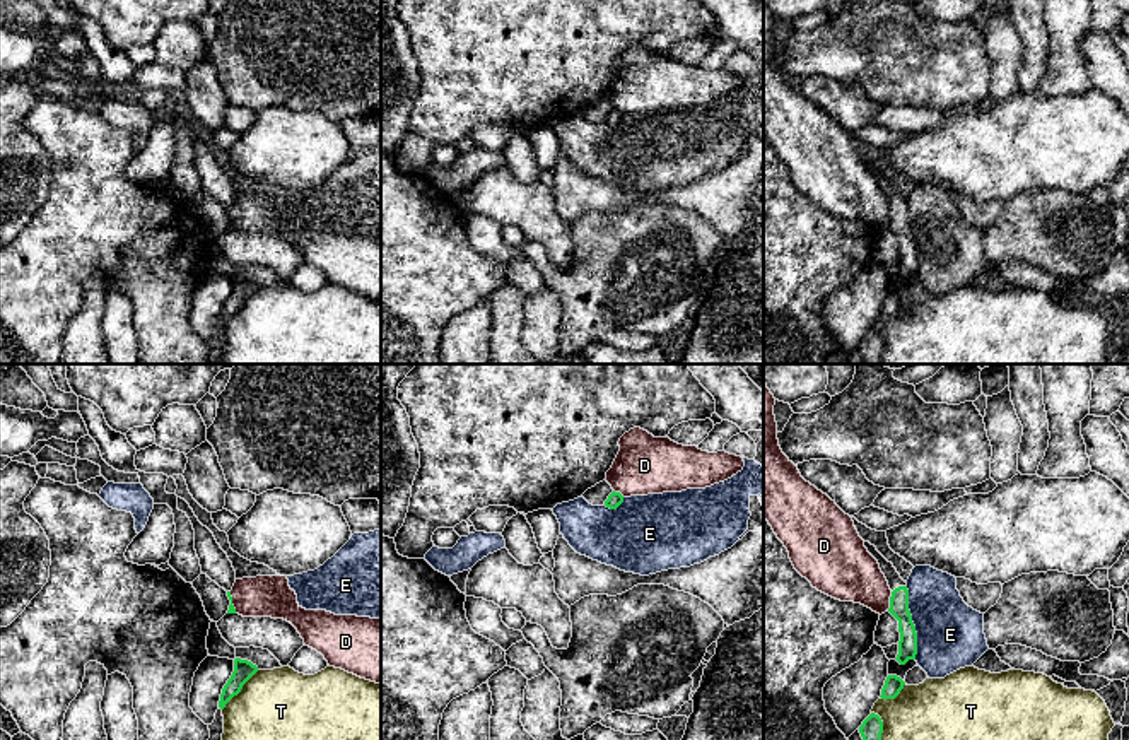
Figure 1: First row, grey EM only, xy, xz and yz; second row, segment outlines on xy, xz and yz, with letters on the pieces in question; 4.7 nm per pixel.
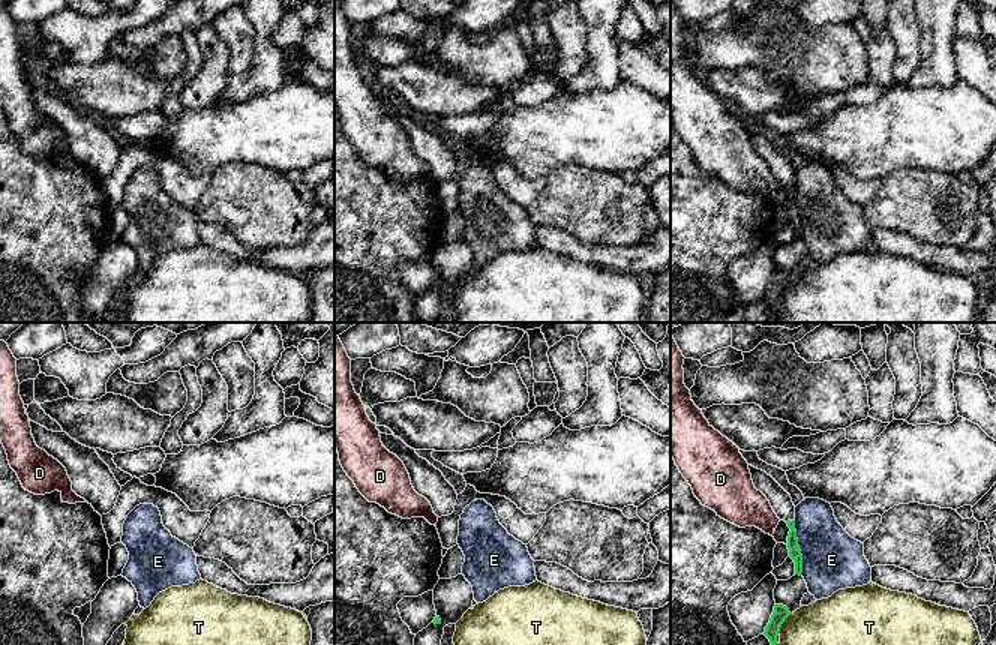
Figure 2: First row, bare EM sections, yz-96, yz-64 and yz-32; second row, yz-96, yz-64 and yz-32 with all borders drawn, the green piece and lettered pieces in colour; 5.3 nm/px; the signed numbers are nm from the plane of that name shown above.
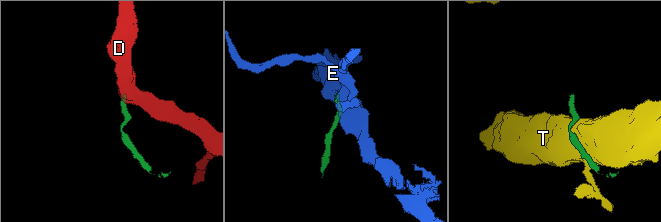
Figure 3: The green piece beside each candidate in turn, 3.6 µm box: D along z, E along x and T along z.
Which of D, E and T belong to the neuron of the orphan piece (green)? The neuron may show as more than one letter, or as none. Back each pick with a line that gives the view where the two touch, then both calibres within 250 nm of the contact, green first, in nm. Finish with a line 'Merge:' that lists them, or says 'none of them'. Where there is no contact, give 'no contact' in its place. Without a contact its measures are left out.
Merge: none of them

